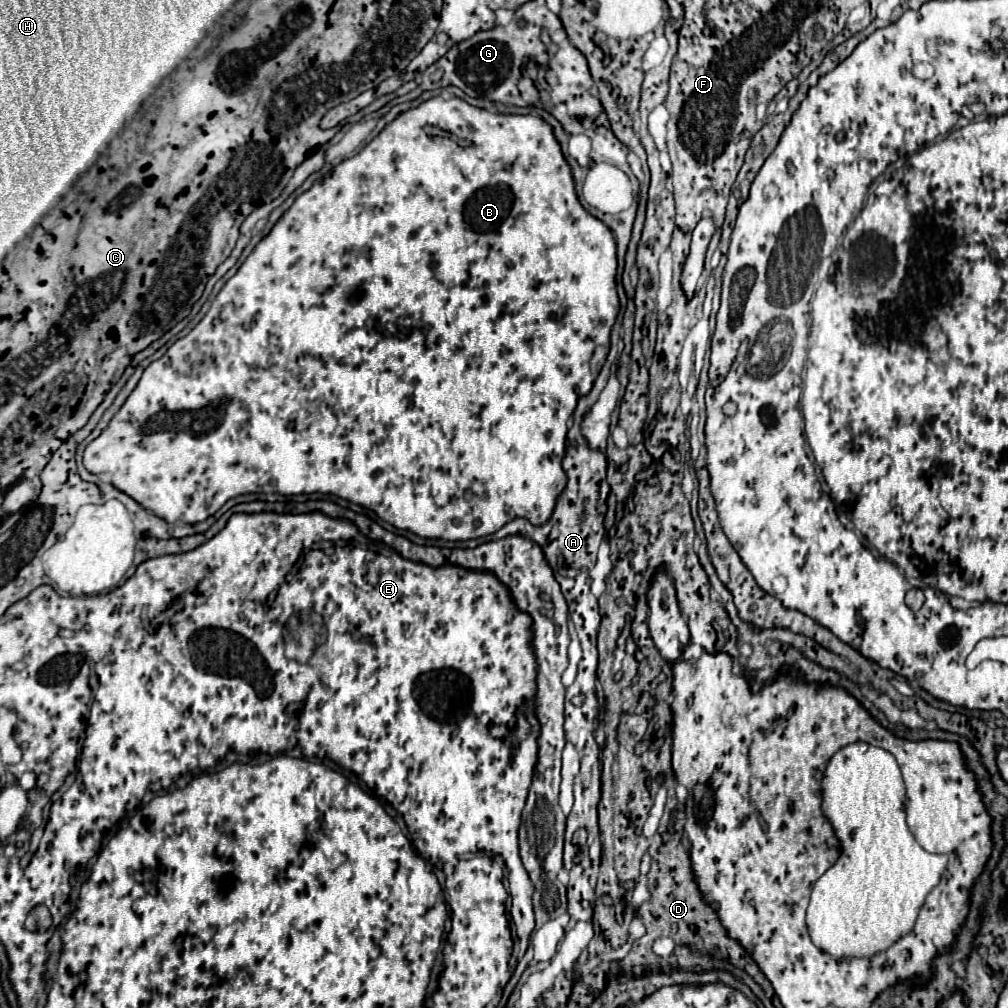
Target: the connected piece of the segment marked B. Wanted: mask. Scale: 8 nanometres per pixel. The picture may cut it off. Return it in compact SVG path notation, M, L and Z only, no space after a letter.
M433 97L429 101L423 101L421 105L399 113L385 129L367 143L355 157L341 161L337 167L333 167L331 175L315 181L309 191L301 193L295 203L283 213L283 217L273 225L269 235L265 235L255 249L249 253L249 257L243 261L243 265L237 269L237 273L225 283L225 287L219 291L219 295L213 299L207 315L195 325L195 329L185 335L183 339L175 341L169 351L153 361L141 375L137 387L131 391L131 395L125 399L123 407L115 413L115 417L109 421L109 425L103 429L103 433L91 441L83 453L85 469L95 475L109 475L111 483L133 497L141 507L151 511L153 515L165 519L167 523L197 523L213 515L223 507L223 503L231 497L247 493L281 493L281 495L311 494L321 491L323 494L337 495L341 499L347 499L351 503L363 505L371 511L375 511L383 521L407 529L419 537L435 537L435 539L447 539L447 541L465 541L475 539L483 535L491 535L499 531L505 523L513 521L515 517L525 517L533 525L543 525L549 521L555 501L565 489L567 475L561 467L561 459L565 453L565 437L567 437L567 421L573 415L579 397L587 395L593 387L595 377L589 371L589 359L597 345L610 345L610 334L615 323L615 317L619 313L619 299L617 285L617 245L611 229L603 225L597 217L593 217L577 199L575 193L575 181L571 175L571 167L567 159L563 157L561 145L557 143L553 135L553 127L543 121L537 115L505 115L505 113L491 113L487 109L479 109L469 105L467 101L459 97L443 99Z

